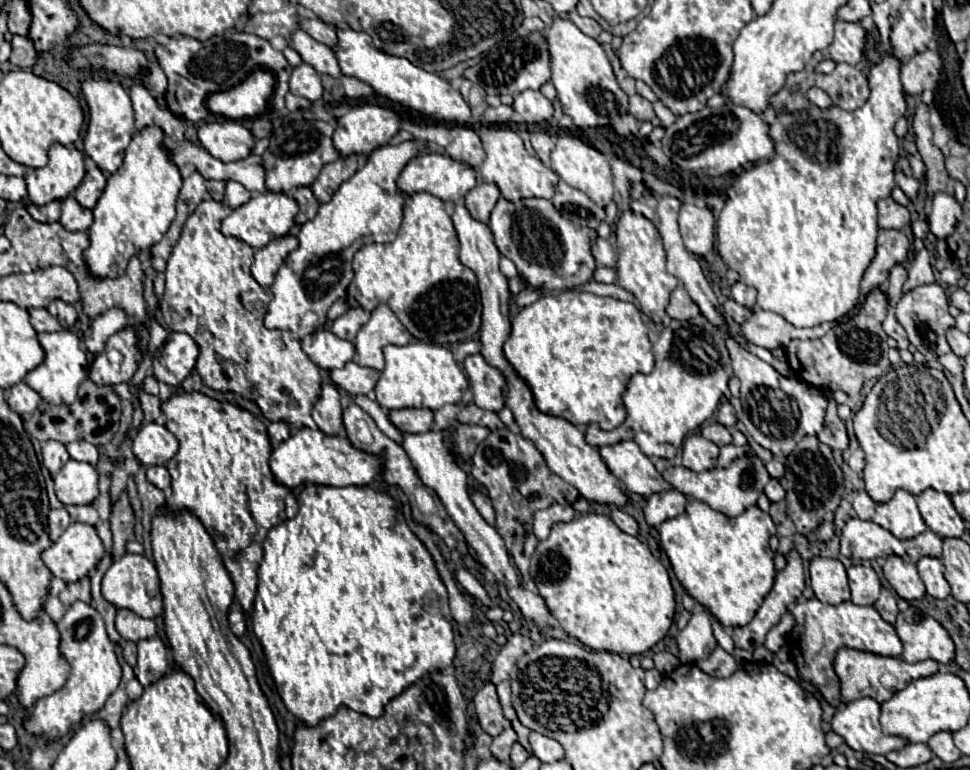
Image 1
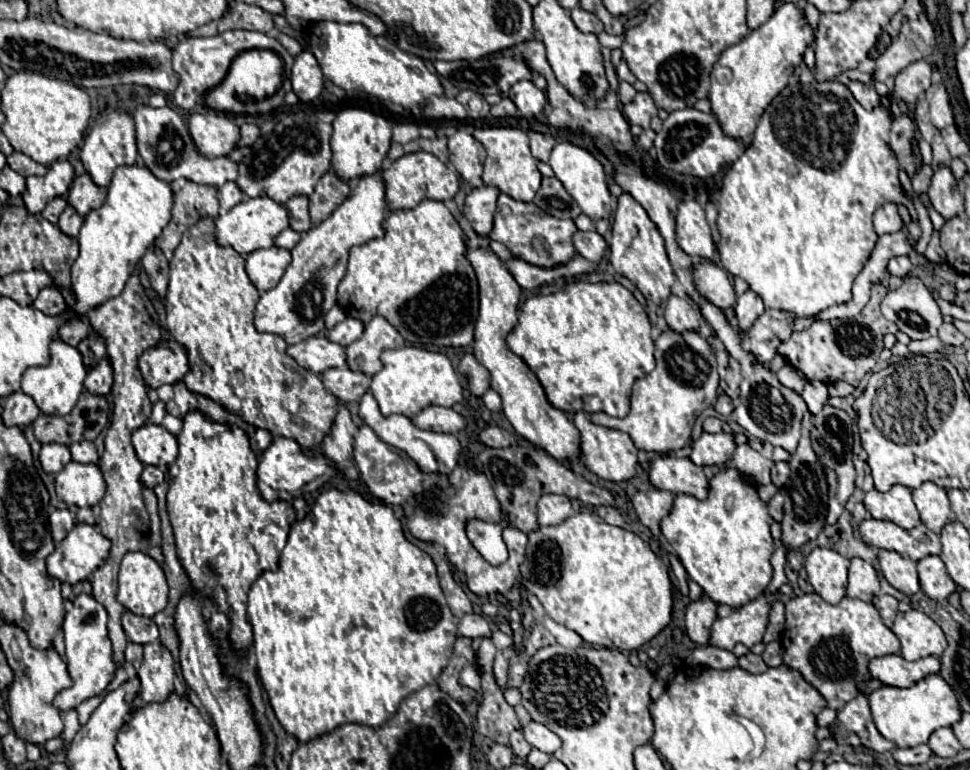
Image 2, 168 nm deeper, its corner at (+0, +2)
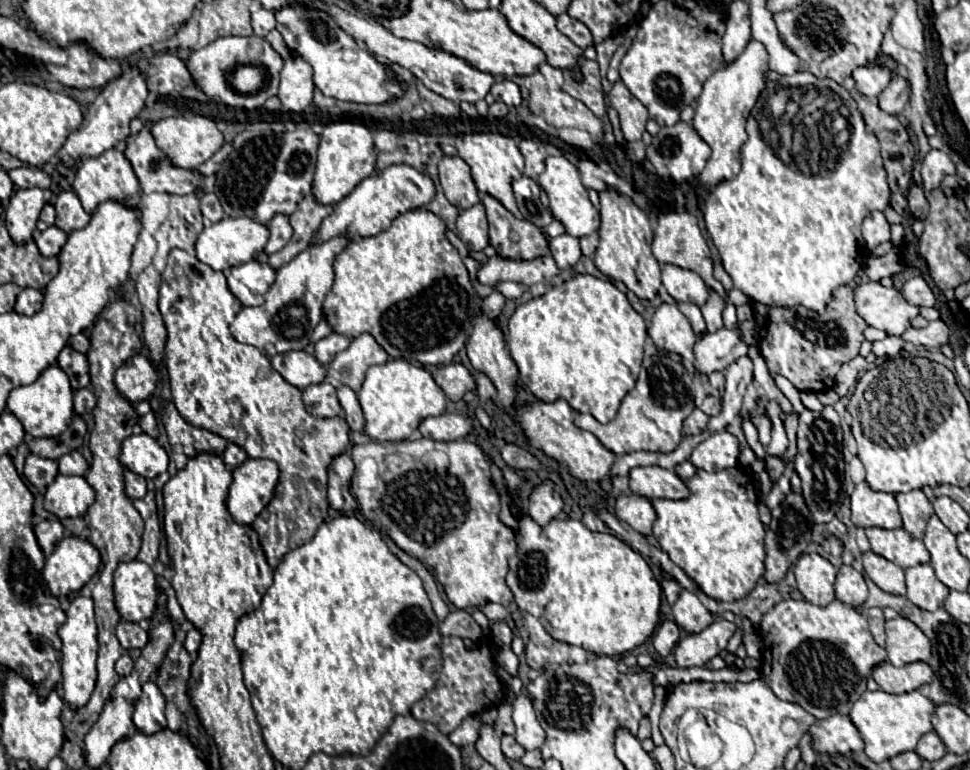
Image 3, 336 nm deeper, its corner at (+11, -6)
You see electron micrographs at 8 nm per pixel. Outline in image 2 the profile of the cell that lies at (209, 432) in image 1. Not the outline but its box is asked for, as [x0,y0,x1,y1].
[168,410,296,648]

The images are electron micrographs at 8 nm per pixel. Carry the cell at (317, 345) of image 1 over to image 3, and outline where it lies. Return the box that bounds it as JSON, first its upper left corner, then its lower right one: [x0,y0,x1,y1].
[271,352,325,390]

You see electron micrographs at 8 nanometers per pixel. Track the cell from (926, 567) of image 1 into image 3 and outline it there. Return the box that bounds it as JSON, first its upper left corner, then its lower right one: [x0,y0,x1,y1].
[905,564,949,610]

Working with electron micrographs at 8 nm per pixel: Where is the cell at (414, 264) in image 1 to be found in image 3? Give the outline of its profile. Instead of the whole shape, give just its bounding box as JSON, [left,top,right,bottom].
[323,208,479,366]

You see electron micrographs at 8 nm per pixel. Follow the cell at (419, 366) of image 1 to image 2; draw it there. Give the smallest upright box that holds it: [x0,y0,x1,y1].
[370,346,462,418]

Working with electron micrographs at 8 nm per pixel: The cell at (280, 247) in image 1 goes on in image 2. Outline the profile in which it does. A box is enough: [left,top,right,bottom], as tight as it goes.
[246,248,290,292]

